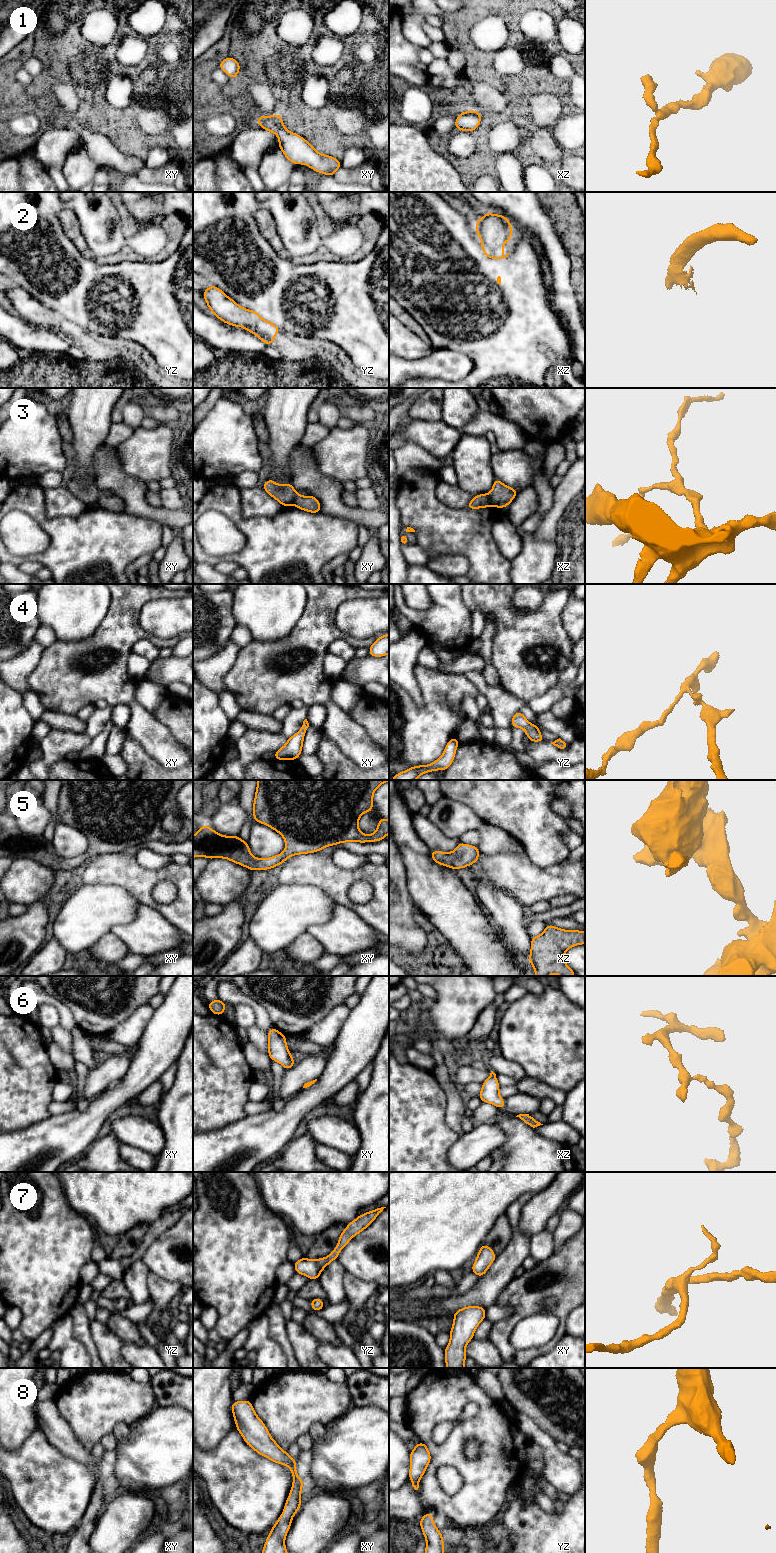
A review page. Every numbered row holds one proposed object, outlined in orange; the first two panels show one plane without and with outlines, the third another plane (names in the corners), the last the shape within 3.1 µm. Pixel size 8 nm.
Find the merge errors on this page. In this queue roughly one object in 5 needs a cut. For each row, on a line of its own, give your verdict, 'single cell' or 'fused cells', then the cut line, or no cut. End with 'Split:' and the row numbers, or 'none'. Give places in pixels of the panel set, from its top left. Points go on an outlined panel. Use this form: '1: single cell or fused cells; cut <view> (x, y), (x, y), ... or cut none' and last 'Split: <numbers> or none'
1: single cell; cut none
2: single cell; cut none
3: fused cells; cut xz (489, 495), (489, 501), (492, 505)
4: single cell; cut none
5: single cell; cut none
6: single cell; cut none
7: single cell; cut none
8: single cell; cut none
Split: 3

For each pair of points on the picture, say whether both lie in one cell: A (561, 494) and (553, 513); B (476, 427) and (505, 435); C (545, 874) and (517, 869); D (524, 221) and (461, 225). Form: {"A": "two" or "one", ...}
{"A": "one", "B": "one", "C": "one", "D": "two"}

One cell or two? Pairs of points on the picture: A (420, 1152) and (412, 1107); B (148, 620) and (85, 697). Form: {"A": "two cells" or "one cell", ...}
{"A": "one cell", "B": "two cells"}

